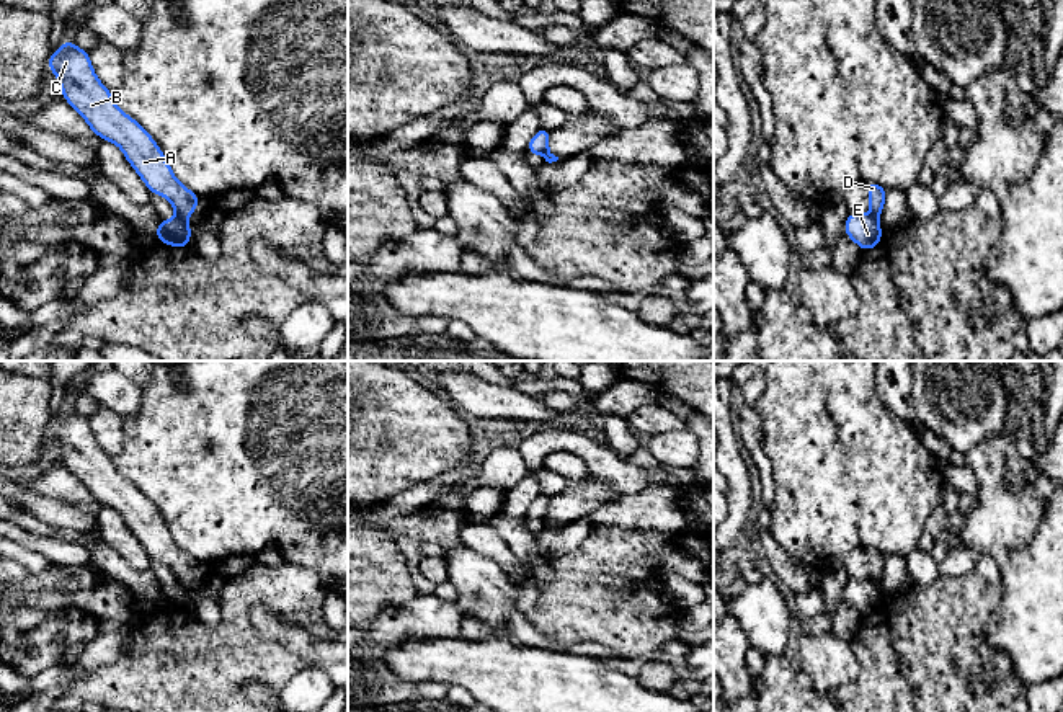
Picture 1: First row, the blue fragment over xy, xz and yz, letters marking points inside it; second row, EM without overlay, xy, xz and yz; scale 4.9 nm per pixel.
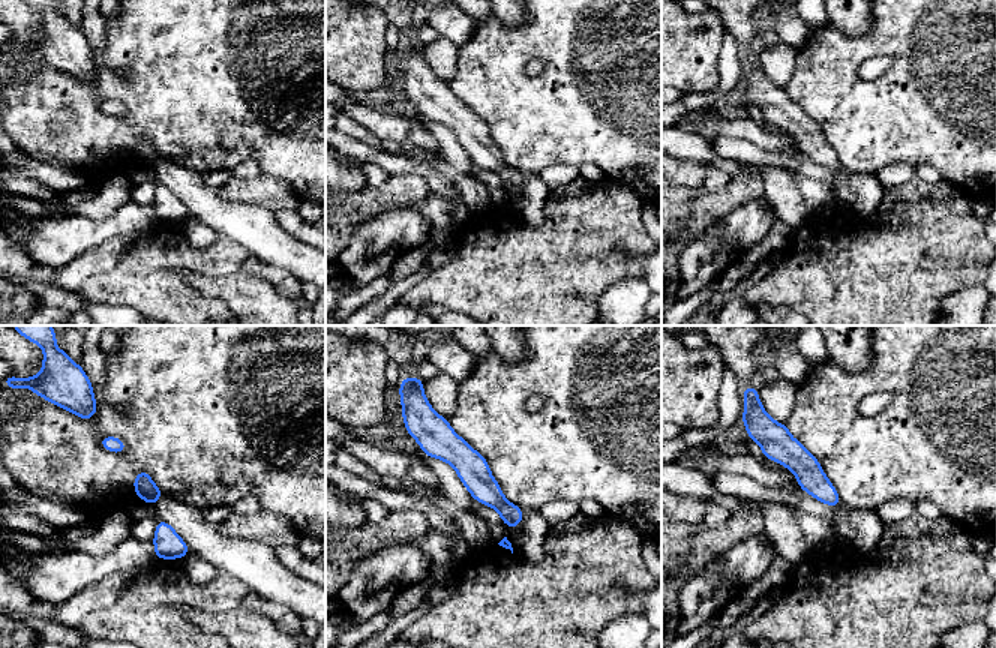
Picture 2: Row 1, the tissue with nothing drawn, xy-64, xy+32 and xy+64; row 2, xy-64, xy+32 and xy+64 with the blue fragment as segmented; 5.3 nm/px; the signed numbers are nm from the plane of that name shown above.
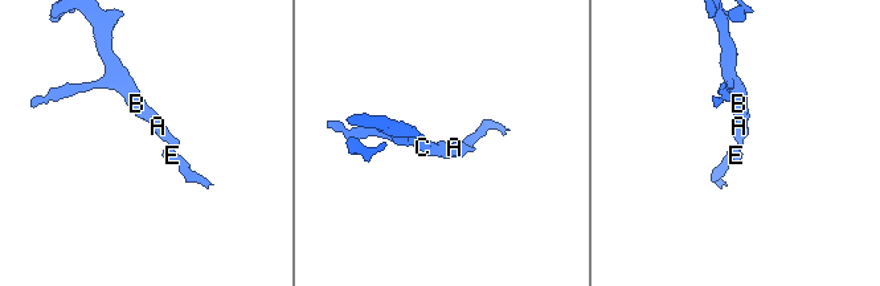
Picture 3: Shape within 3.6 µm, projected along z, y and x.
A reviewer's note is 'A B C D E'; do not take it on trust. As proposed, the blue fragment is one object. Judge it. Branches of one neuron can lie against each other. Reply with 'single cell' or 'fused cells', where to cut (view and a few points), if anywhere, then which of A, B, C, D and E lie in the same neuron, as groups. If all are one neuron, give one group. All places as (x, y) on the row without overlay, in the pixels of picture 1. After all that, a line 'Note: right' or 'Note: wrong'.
fused cells; cut in xy along (177, 578), (185, 587); A B C D / E
Note: wrong

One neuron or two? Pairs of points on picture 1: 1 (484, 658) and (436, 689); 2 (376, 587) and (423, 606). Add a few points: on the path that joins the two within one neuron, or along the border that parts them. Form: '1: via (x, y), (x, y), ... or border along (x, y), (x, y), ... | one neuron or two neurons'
1: border along (407, 680), (441, 681), (448, 686) | two neurons
2: border along (417, 593), (397, 608) | two neurons

